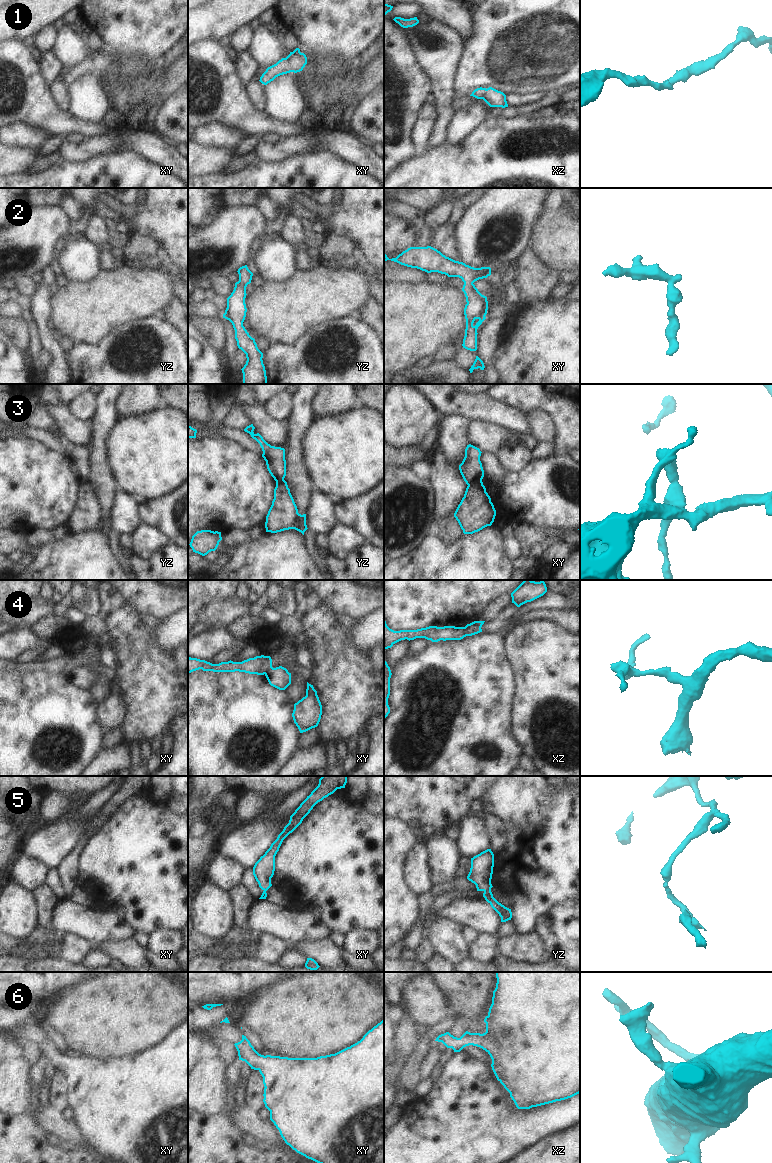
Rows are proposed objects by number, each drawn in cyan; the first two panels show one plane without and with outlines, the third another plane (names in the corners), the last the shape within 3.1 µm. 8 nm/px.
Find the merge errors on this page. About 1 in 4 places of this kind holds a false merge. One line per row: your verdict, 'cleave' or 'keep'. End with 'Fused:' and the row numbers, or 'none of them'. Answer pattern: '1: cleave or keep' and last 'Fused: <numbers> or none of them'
1: keep
2: keep
3: cleave
4: cleave
5: keep
6: keep
Fused: 3, 4

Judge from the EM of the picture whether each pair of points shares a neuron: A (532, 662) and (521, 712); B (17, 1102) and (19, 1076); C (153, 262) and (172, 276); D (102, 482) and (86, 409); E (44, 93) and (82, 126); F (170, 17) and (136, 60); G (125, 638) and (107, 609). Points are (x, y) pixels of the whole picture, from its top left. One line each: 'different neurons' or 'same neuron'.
A: same neuron
B: same neuron
C: same neuron
D: different neurons
E: same neuron
F: different neurons
G: same neuron

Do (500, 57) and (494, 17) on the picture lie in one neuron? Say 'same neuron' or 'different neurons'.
same neuron

